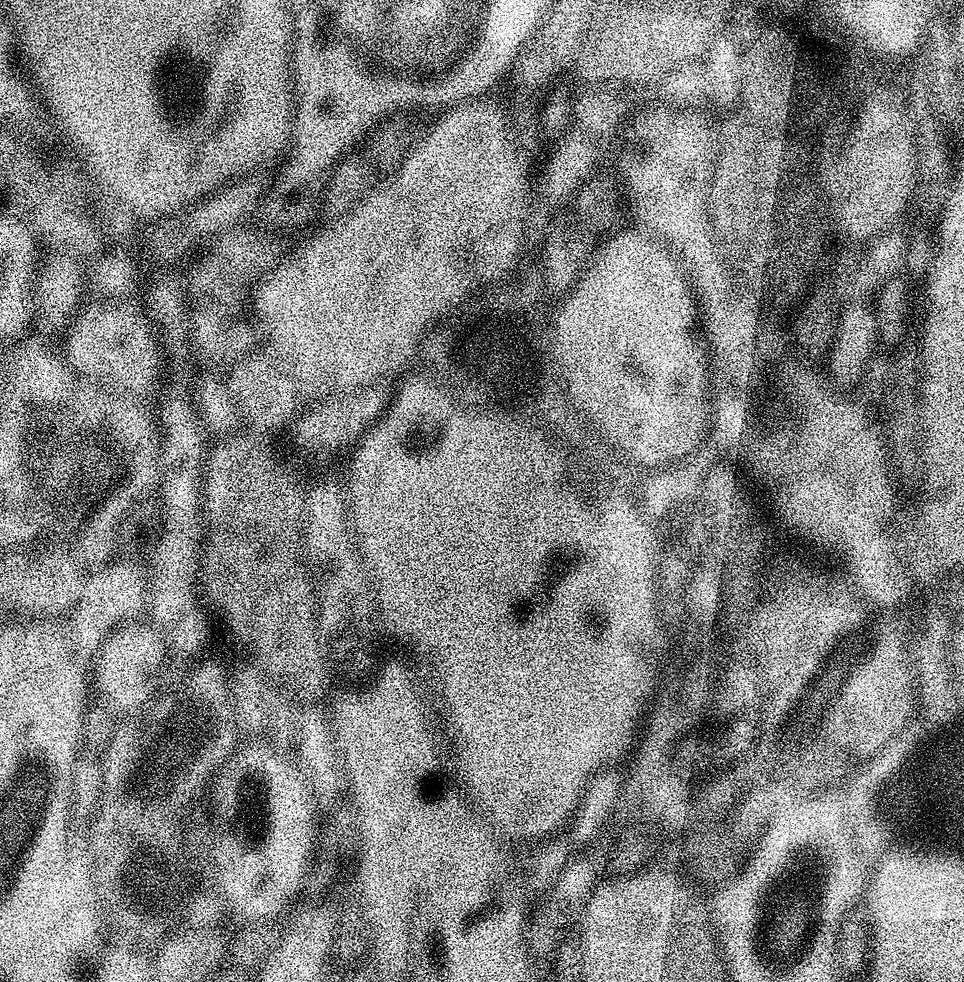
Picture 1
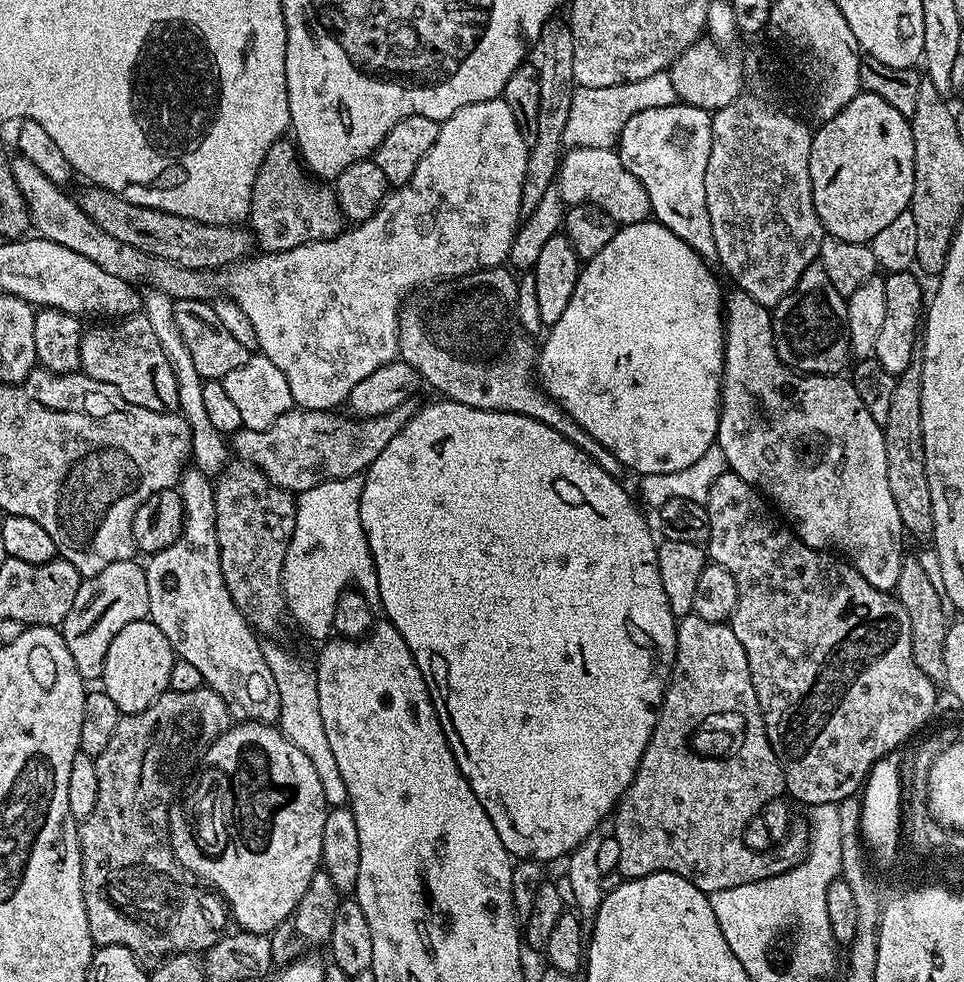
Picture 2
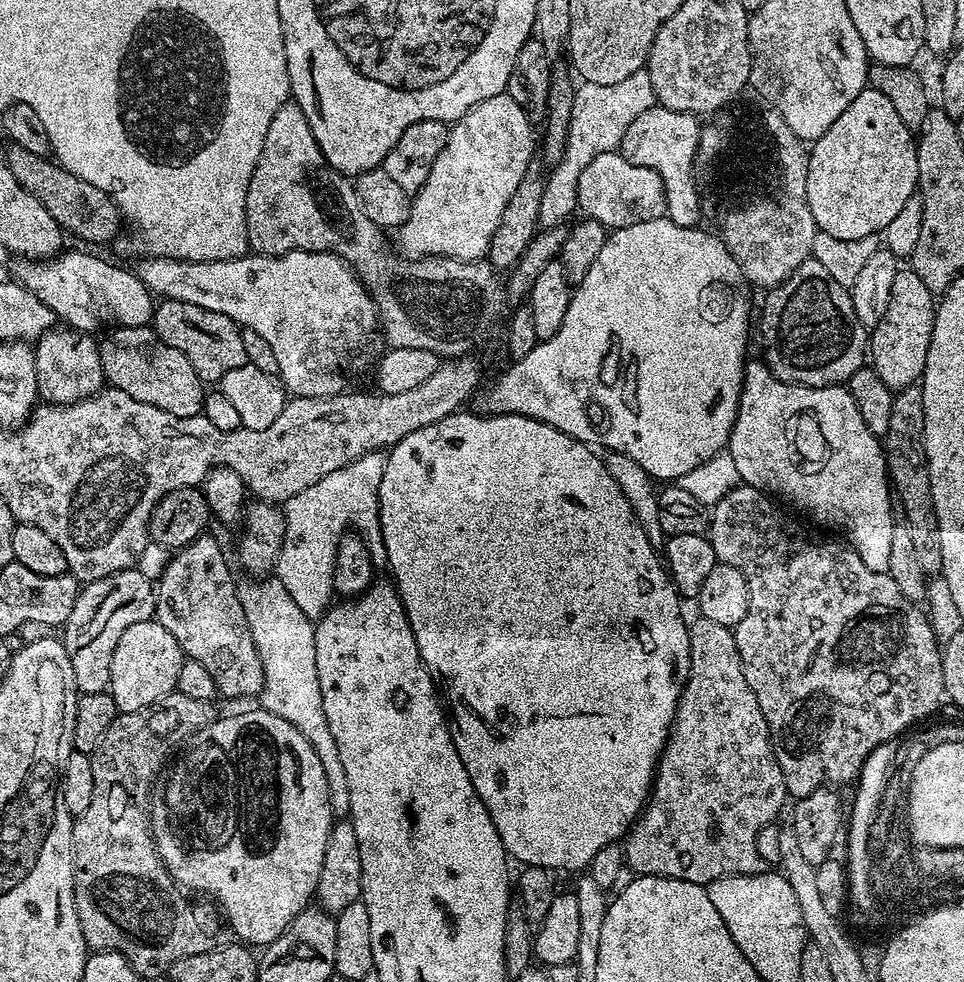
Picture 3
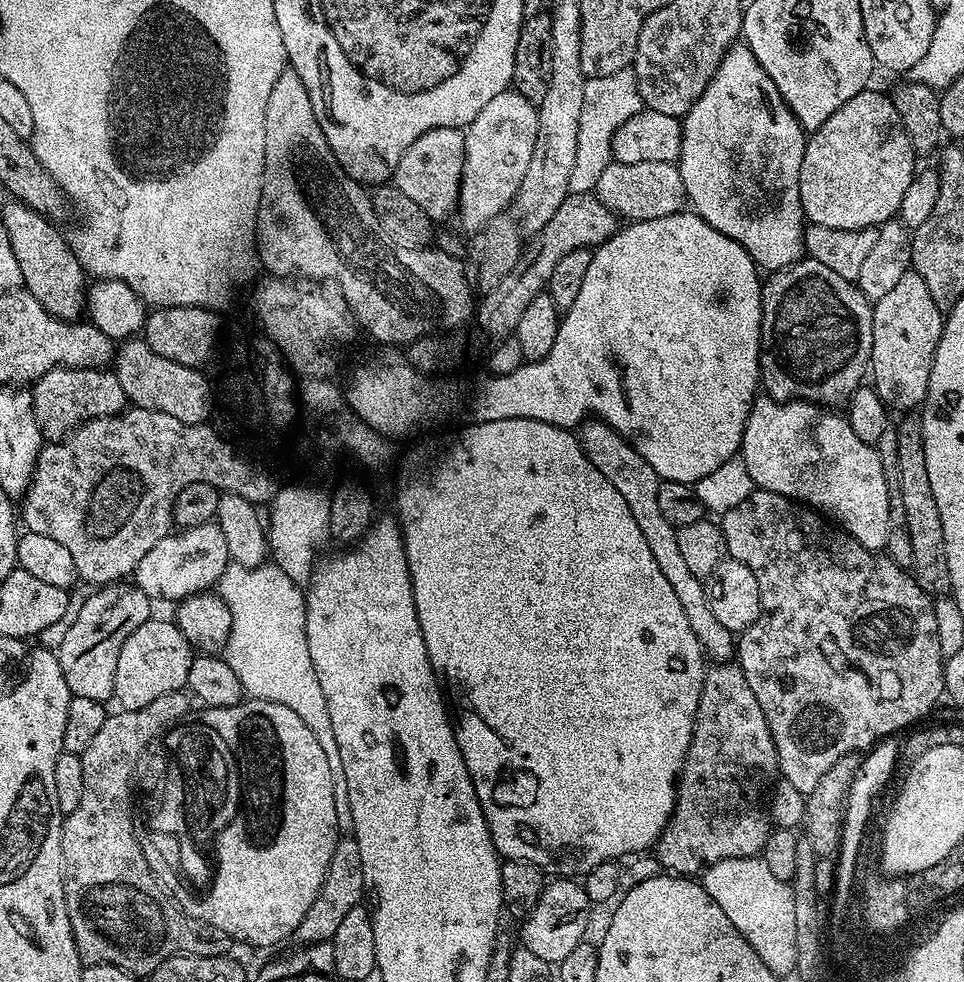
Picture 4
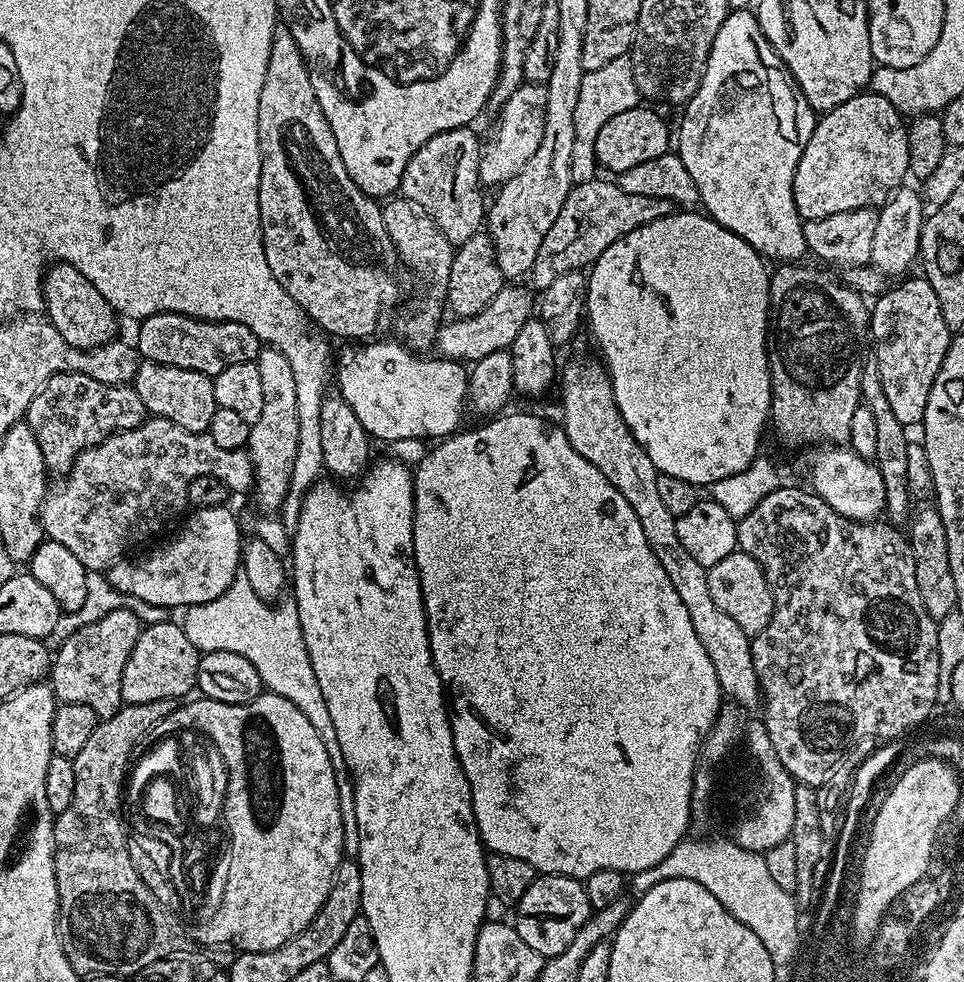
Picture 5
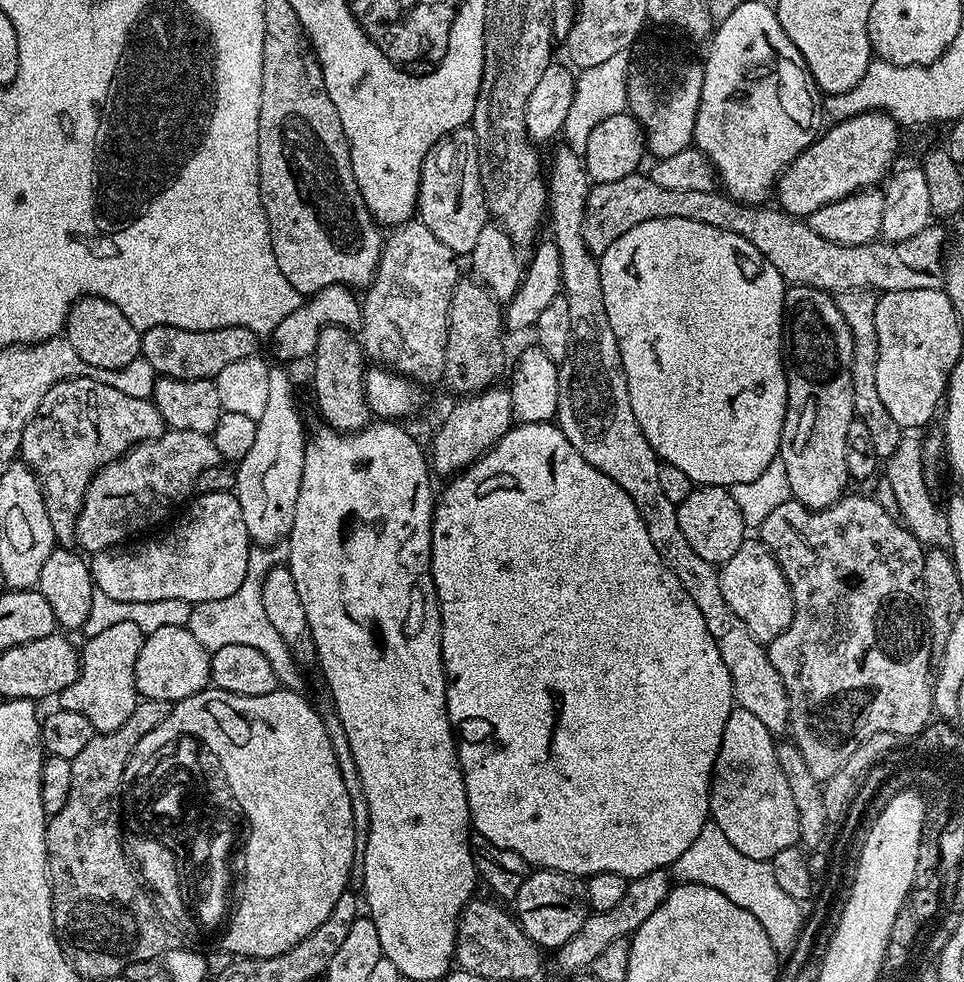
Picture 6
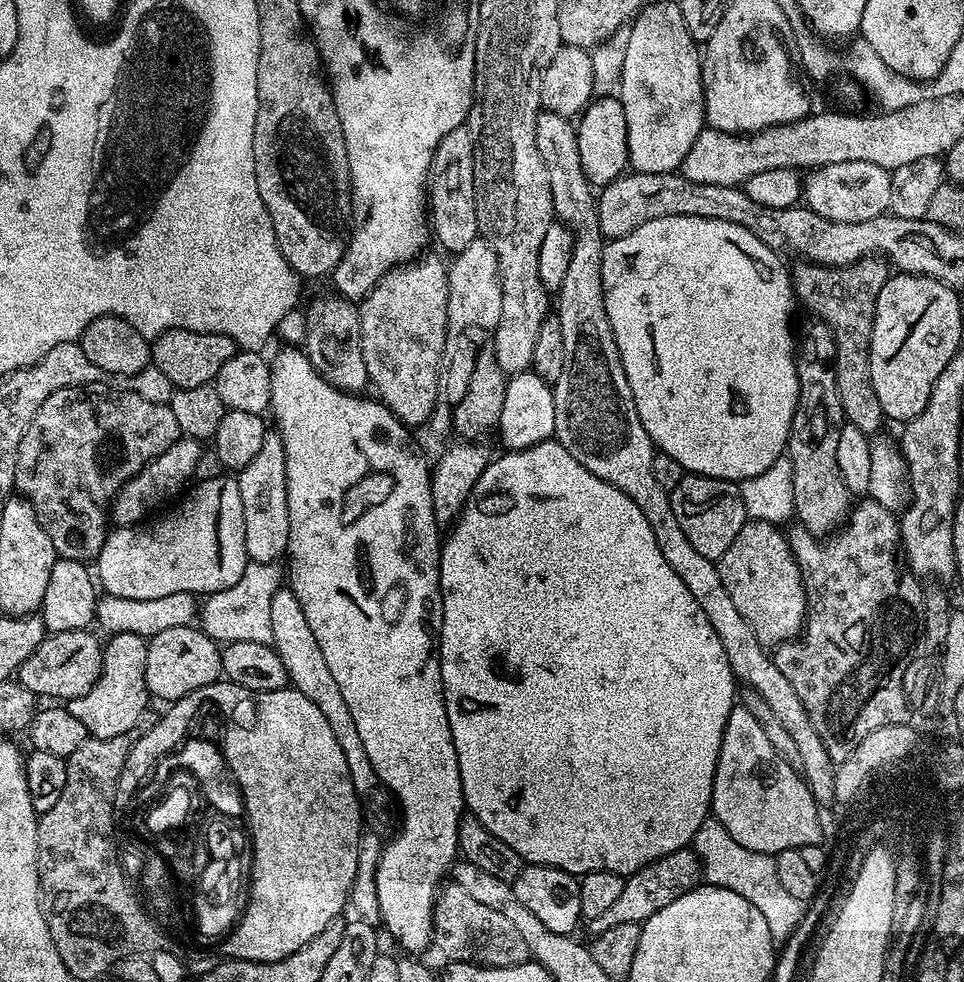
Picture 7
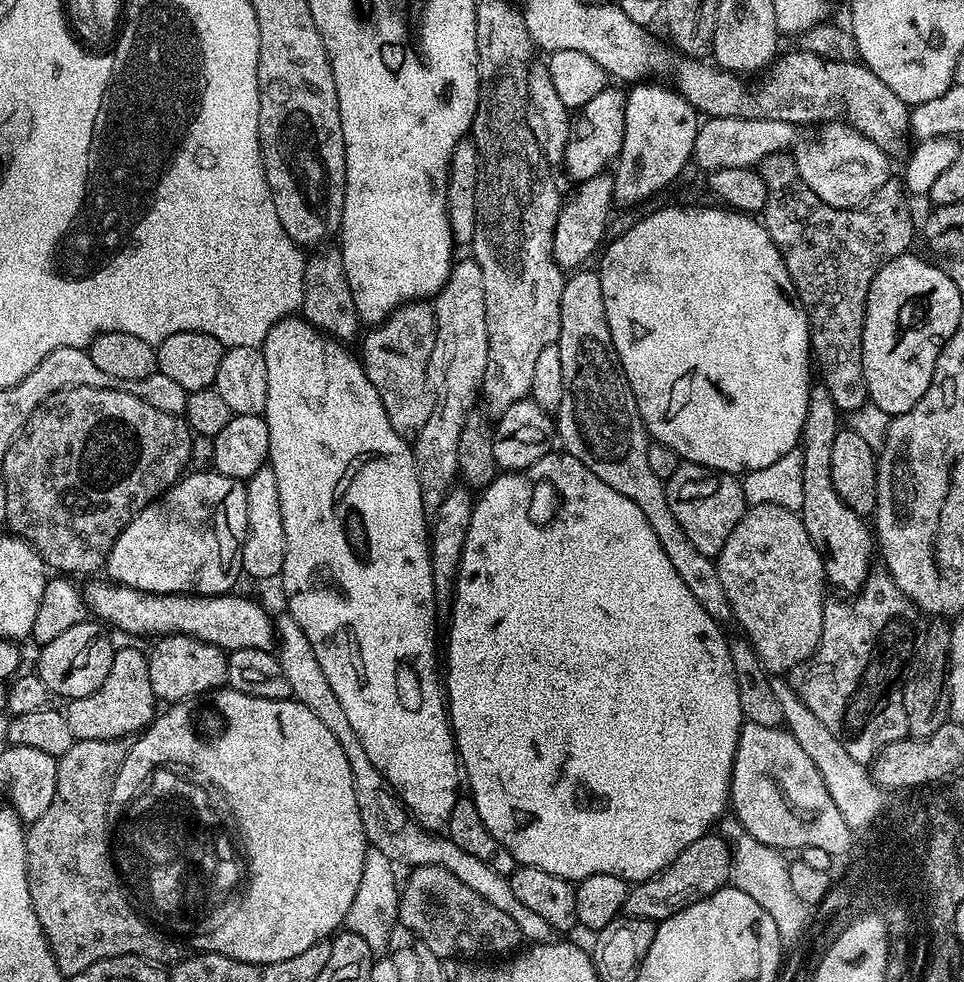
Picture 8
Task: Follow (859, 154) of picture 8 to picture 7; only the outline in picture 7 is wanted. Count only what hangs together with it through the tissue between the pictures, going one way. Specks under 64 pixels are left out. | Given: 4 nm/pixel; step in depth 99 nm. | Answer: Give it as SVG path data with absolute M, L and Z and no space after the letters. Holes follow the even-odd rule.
M834 162L811 169L802 180L802 200L808 209L834 222L866 222L885 215L890 209L892 174L874 162Z

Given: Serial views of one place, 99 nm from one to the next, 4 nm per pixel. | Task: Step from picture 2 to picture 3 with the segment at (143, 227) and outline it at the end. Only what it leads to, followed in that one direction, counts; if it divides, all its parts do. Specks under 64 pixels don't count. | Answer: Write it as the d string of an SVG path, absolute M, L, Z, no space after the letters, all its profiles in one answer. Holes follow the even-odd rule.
M9 143L6 151L8 153L8 169L14 178L42 206L46 208L54 218L54 222L60 224L65 233L73 232L80 240L88 244L108 244L120 232L122 217L120 208L107 196L98 186L90 186L90 182L82 182L70 170L64 168L63 163L53 162L51 159L30 154L30 150L22 150L22 146Z

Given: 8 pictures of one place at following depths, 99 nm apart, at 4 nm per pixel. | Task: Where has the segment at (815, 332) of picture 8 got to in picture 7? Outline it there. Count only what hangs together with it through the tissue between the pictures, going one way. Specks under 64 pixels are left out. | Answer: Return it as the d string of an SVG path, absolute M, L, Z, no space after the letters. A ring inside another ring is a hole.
M865 258L846 268L825 268L823 264L807 262L793 264L796 265L791 265L790 275L795 299L804 303L808 314L826 325L834 340L834 382L838 382L838 398L842 402L844 419L871 438L886 424L878 394L874 394L874 386L870 382L870 338L874 330L878 290L882 290L888 281L890 265L883 258Z

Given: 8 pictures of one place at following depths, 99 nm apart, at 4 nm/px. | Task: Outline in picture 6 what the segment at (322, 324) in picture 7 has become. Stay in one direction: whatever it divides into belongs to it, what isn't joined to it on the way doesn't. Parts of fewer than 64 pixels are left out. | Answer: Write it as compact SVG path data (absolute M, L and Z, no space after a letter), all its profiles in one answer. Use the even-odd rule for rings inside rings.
M329 324L314 337L312 364L312 388L316 391L316 406L325 425L338 432L358 432L368 427L373 419L364 393L366 357L357 337L349 329Z

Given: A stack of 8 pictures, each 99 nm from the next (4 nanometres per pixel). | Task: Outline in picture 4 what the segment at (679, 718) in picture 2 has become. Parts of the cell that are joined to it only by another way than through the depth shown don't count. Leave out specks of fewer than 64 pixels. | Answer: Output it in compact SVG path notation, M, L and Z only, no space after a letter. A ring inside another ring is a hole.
M713 663L704 673L690 746L680 779L676 781L676 805L664 833L654 845L657 865L677 876L692 878L714 862L722 862L726 858L760 856L770 831L766 797L777 776L774 738L770 734L770 726L766 726L766 714L762 714L762 706L758 706L758 698L754 698L754 690L750 690L750 682L746 682L739 663Z

